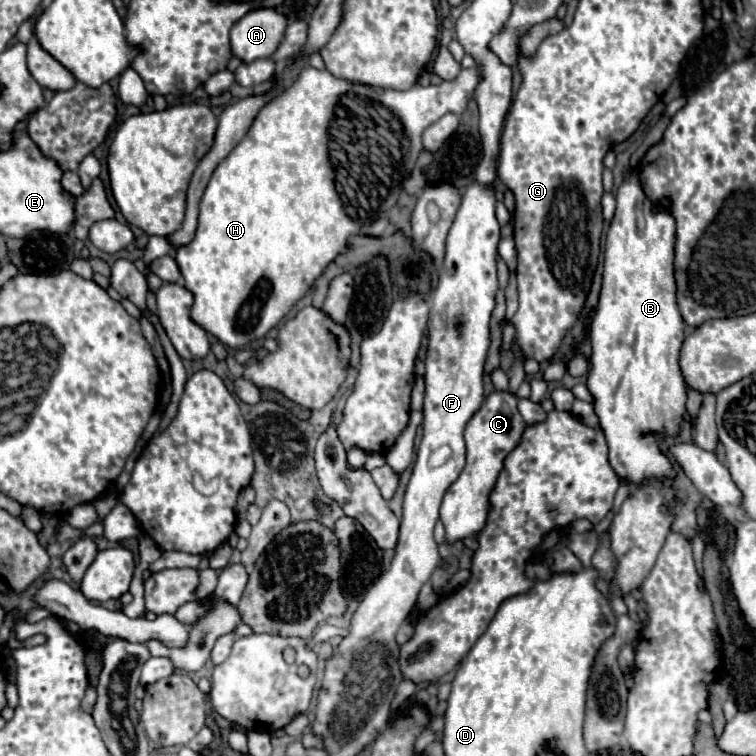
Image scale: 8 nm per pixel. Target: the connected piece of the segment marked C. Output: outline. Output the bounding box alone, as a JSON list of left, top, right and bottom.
[441,390,525,542]

